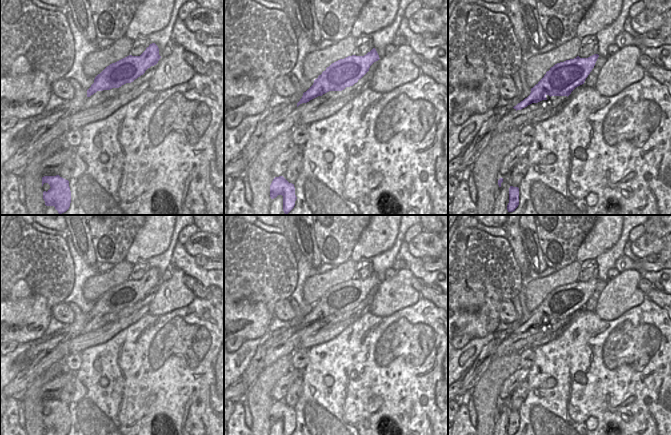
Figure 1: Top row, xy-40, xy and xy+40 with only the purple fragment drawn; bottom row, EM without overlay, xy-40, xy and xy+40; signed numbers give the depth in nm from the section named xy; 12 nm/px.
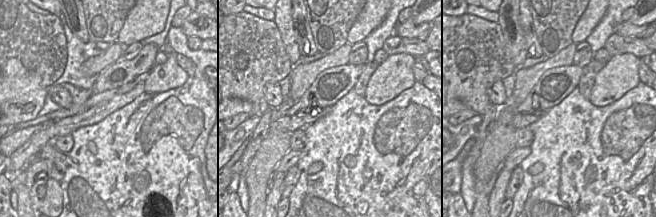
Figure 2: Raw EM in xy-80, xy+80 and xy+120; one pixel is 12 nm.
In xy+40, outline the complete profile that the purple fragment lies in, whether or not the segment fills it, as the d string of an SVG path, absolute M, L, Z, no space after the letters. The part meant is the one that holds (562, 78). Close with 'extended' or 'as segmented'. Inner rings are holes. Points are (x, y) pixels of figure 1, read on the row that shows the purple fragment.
M599 55L588 58L566 60L555 64L544 77L531 88L530 95L513 108L521 110L532 103L547 100L546 96L569 96L578 86L584 84L586 78L595 66Z; as segmented

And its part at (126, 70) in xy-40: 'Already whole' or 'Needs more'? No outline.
Already whole.

